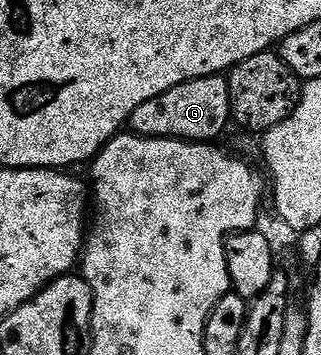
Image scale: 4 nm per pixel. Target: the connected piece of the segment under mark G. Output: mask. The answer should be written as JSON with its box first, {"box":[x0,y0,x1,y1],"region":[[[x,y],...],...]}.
{"box":[129,75,231,143],"region":[[[216,75],[202,77],[181,83],[149,103],[141,103],[133,111],[129,122],[130,132],[139,137],[168,137],[178,141],[202,141],[215,143],[227,129],[231,116],[231,92],[227,86],[227,77]]]}

